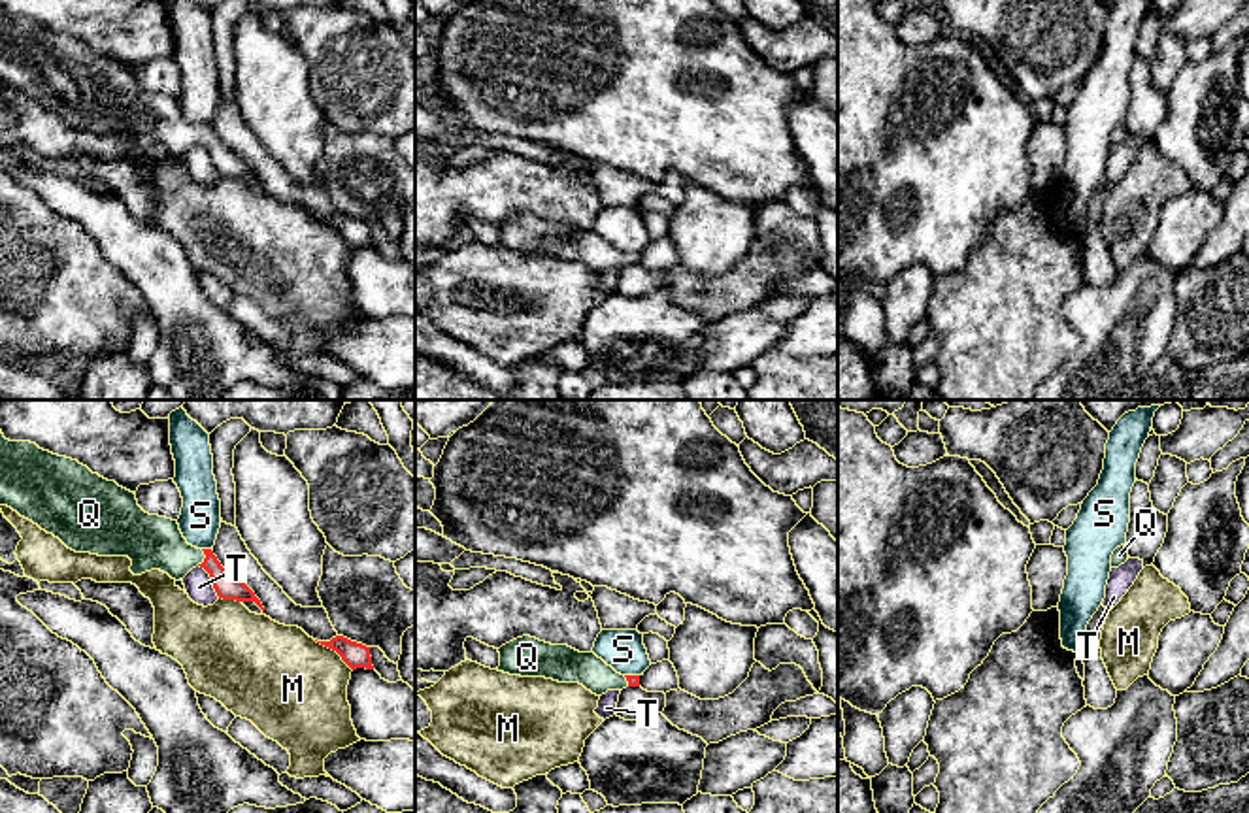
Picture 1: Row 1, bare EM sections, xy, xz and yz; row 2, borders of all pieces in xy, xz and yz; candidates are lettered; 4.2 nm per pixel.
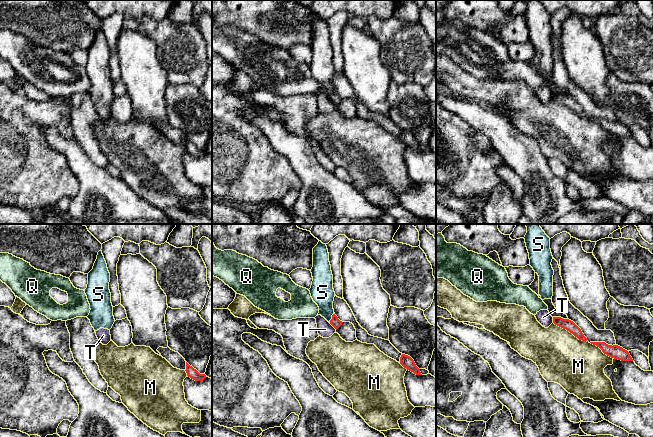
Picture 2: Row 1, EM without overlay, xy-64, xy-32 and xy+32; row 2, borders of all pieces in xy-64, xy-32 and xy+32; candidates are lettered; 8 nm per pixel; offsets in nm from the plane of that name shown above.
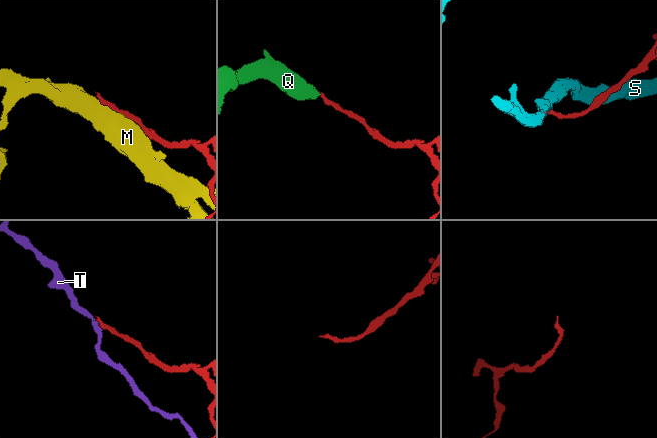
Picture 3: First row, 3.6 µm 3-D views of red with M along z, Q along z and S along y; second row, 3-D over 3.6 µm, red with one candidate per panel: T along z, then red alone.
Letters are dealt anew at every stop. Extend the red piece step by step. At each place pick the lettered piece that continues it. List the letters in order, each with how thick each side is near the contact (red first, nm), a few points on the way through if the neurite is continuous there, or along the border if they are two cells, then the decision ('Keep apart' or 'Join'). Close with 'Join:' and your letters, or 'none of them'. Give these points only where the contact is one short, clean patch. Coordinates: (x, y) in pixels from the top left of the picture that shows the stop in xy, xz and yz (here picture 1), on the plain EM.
M: Thickness 110 nm (red) against 460 nm. Keep apart
Q: Thickness 110 nm (red) against 240 nm. Path across: xy (227, 165), (204, 136), (174, 134), (151, 119). Join
S: Thickness 110 nm (red) against 180 nm. Boundary: xy (202, 125), (210, 127). Keep apart
T: Thickness 110 nm (red) against 120 nm. Boundary: xy (199, 142), (219, 174). Keep apart
Join: Q

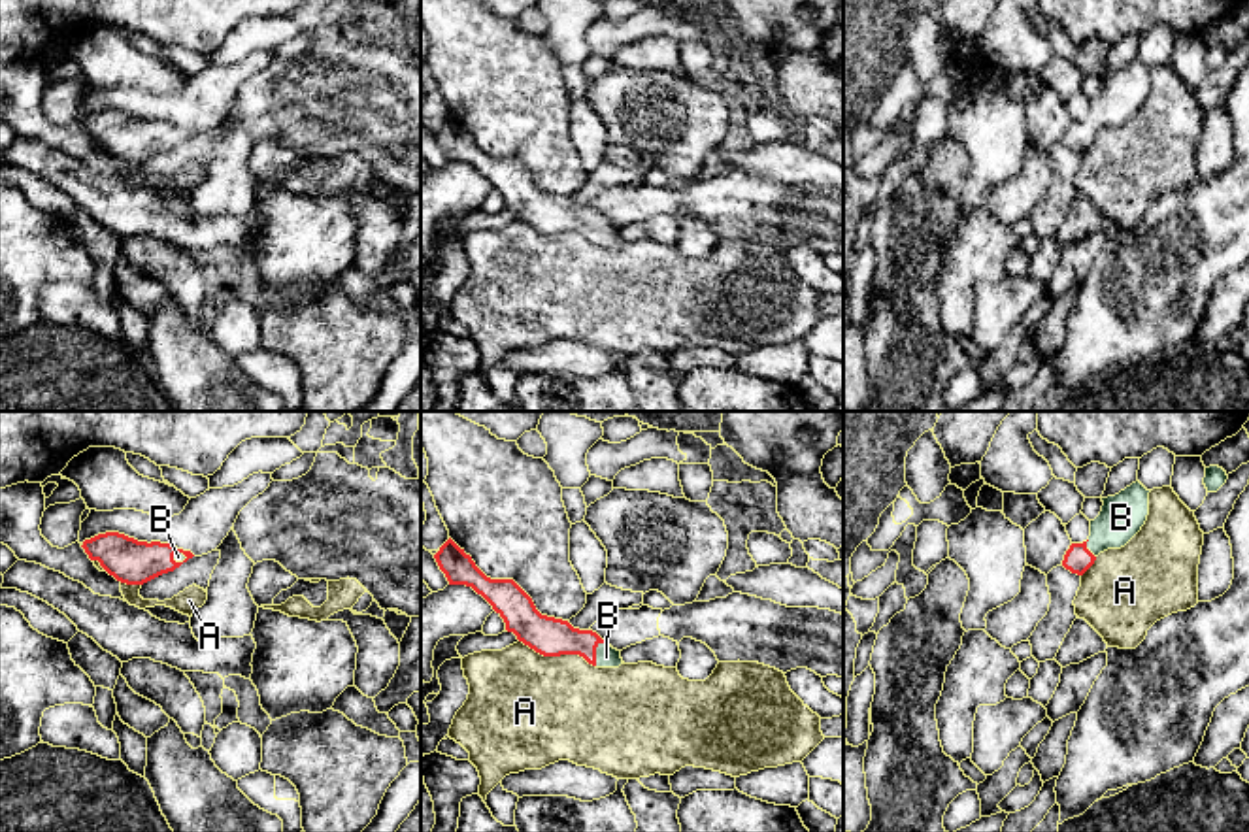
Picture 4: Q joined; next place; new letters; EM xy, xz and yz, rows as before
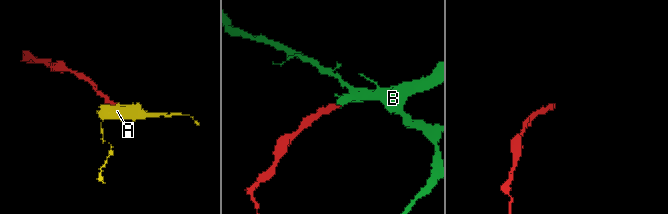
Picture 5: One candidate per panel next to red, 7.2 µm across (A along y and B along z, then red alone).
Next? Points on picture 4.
A: Thickness 170 nm (red) against 460 nm. Boundary: xz (519, 217), (544, 232), (582, 232), (595, 244). Keep apart
B: Thickness 170 nm (red) against 100 nm. Path across: xz (549, 214), (583, 219), (595, 231), (606, 234). Join
Join: B

